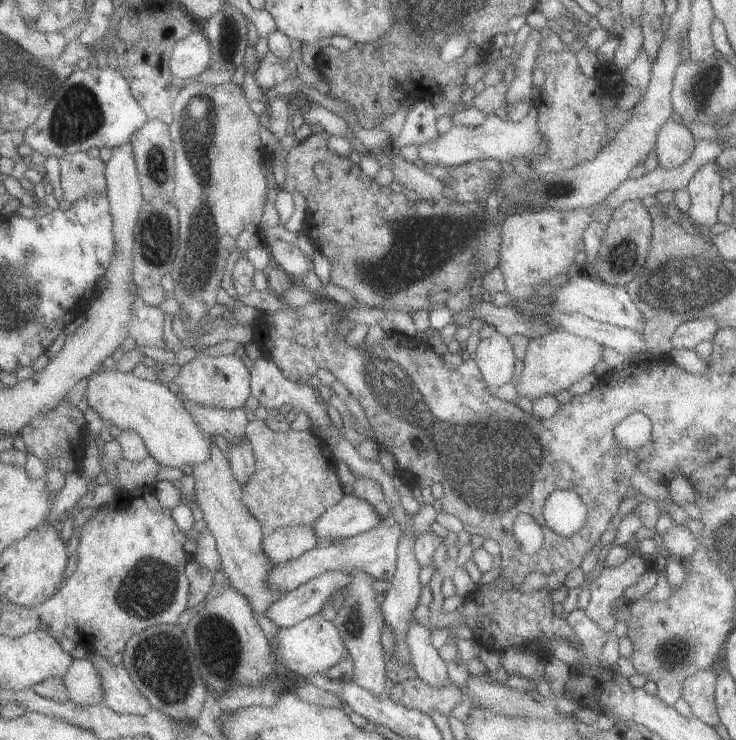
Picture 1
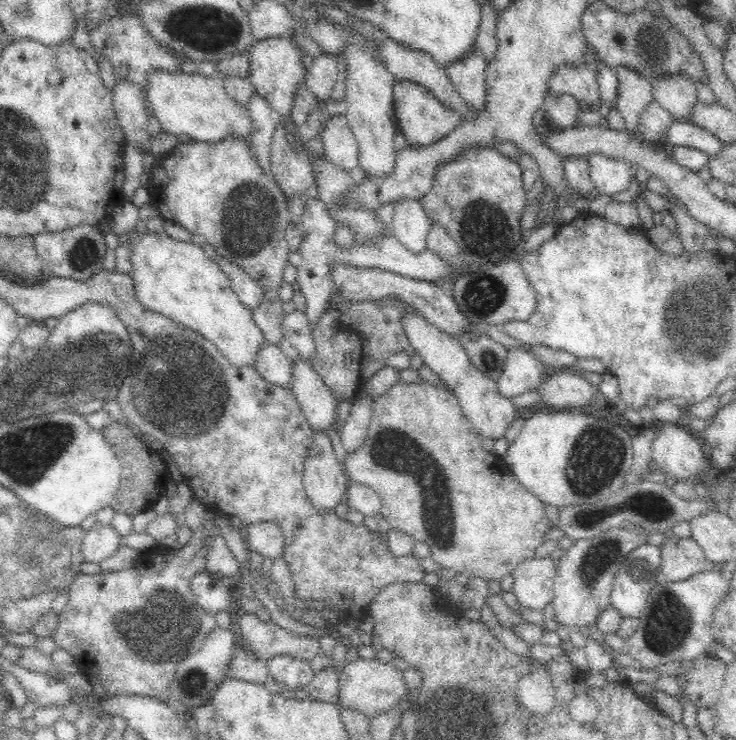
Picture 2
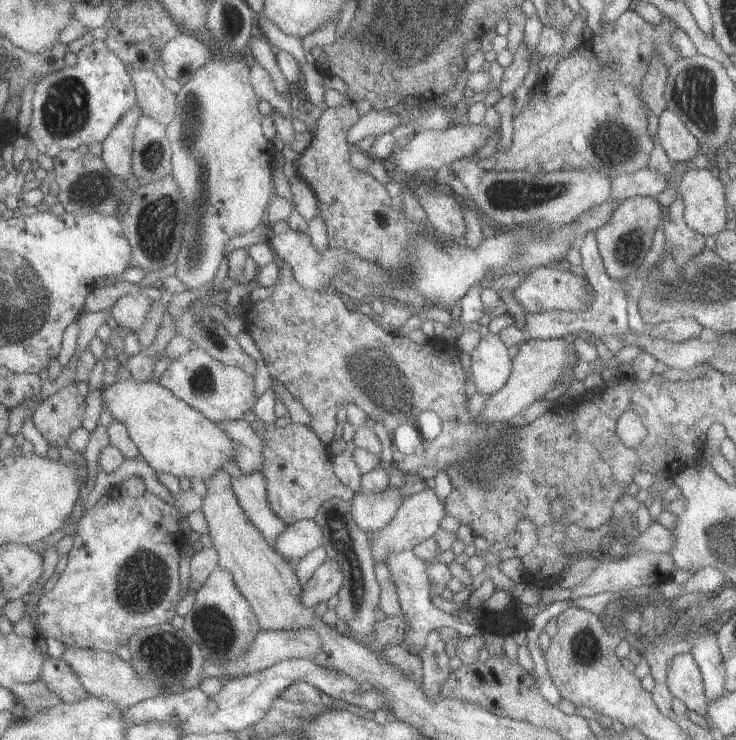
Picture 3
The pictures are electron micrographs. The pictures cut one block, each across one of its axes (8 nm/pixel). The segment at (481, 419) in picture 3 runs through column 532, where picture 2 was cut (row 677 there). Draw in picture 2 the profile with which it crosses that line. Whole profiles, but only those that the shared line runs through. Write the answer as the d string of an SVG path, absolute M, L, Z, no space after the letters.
M358 657L353 662L346 664L340 673L337 704L343 708L357 710L366 718L373 719L401 702L405 693L403 674L396 667L392 667L392 662L382 663L378 658L372 660Z

